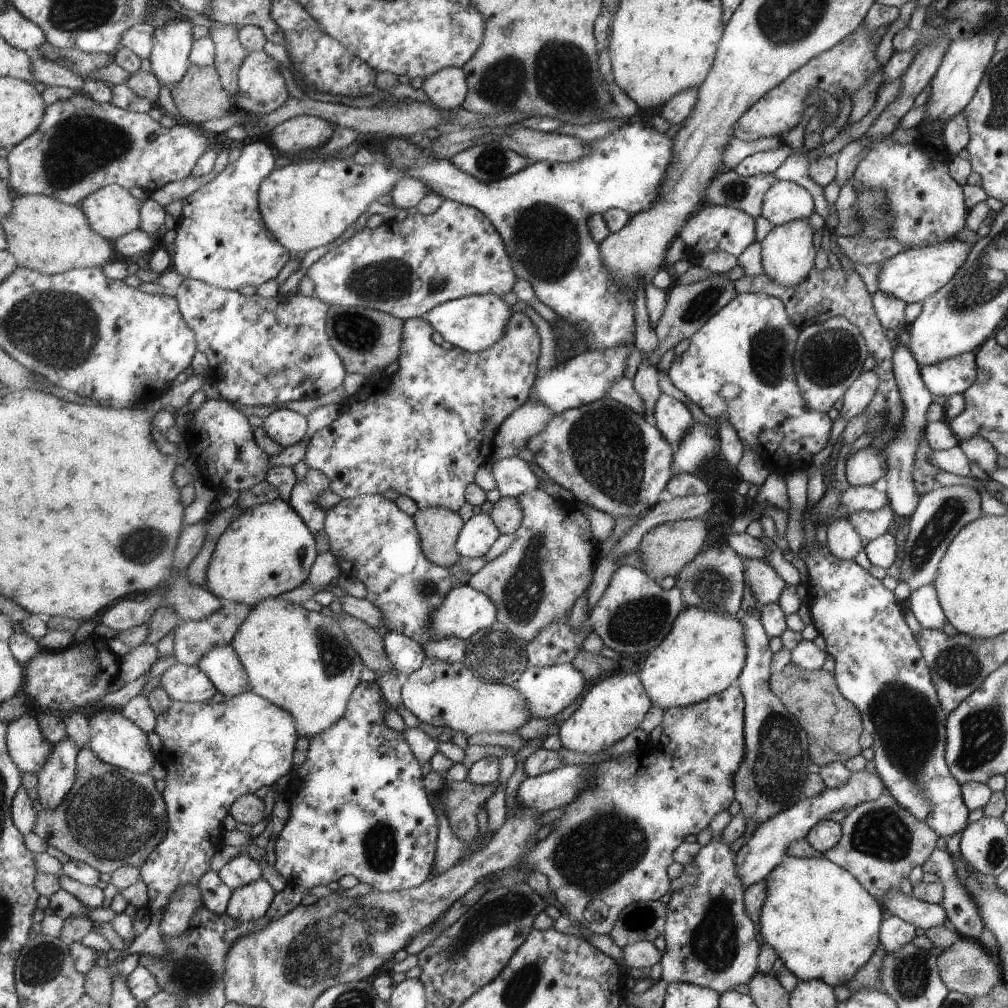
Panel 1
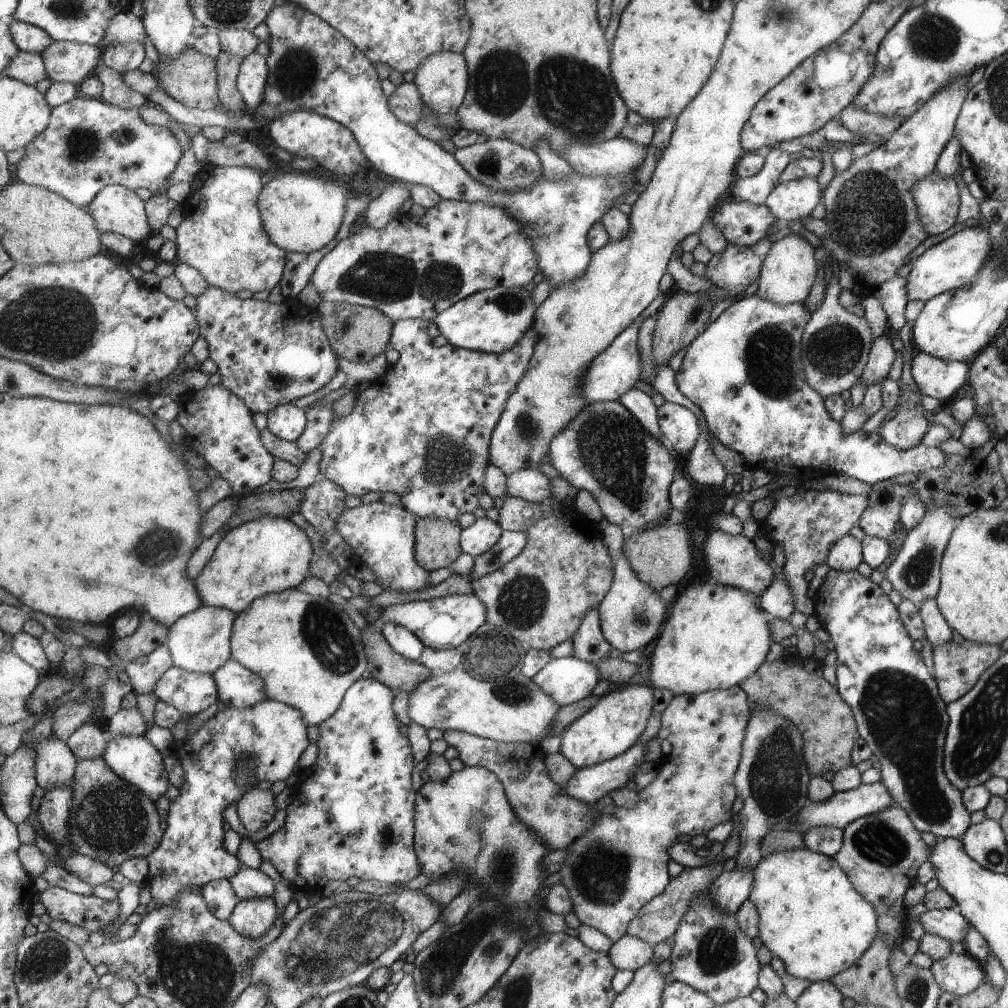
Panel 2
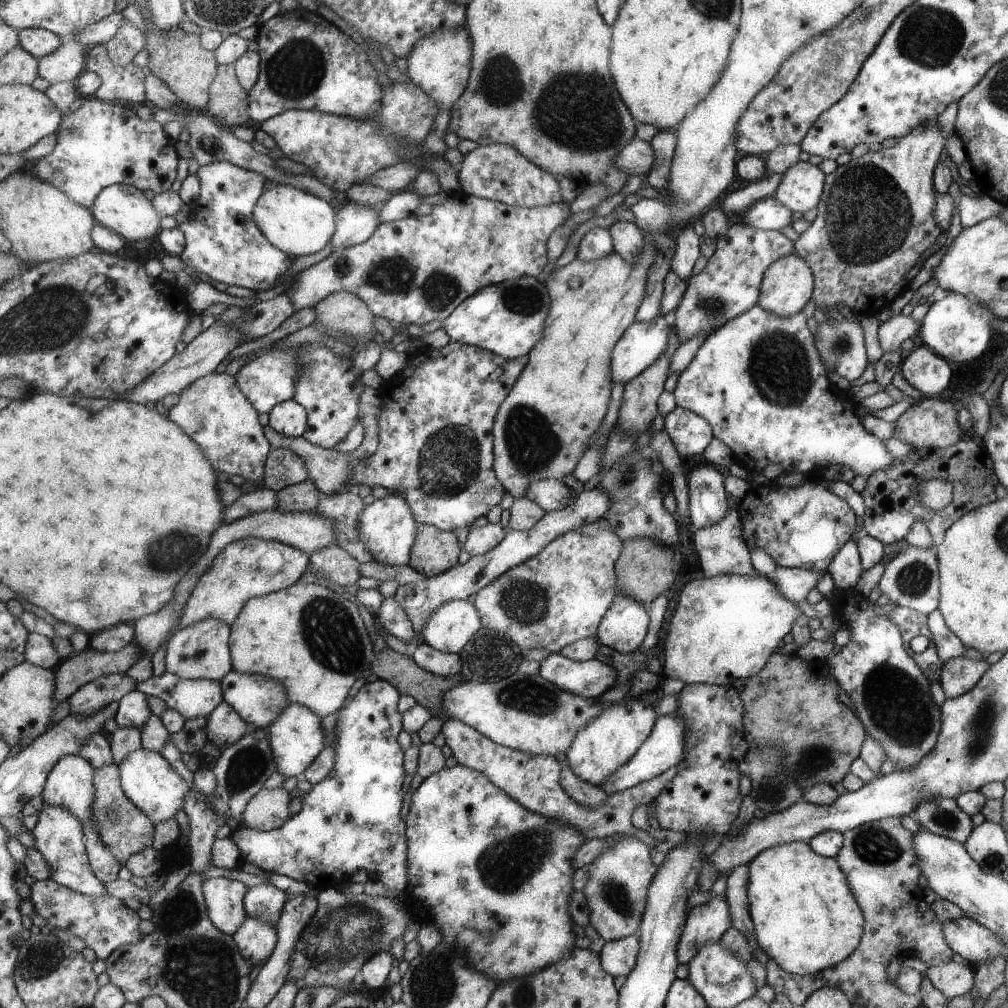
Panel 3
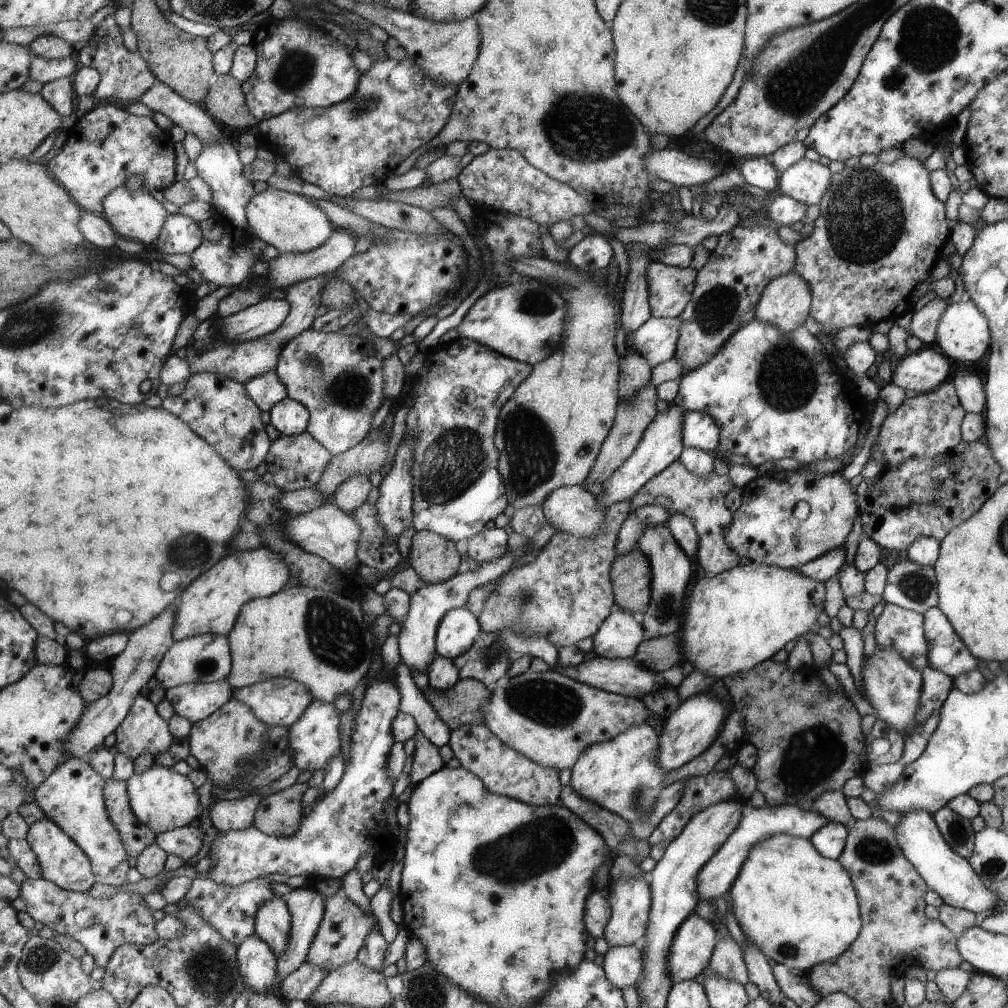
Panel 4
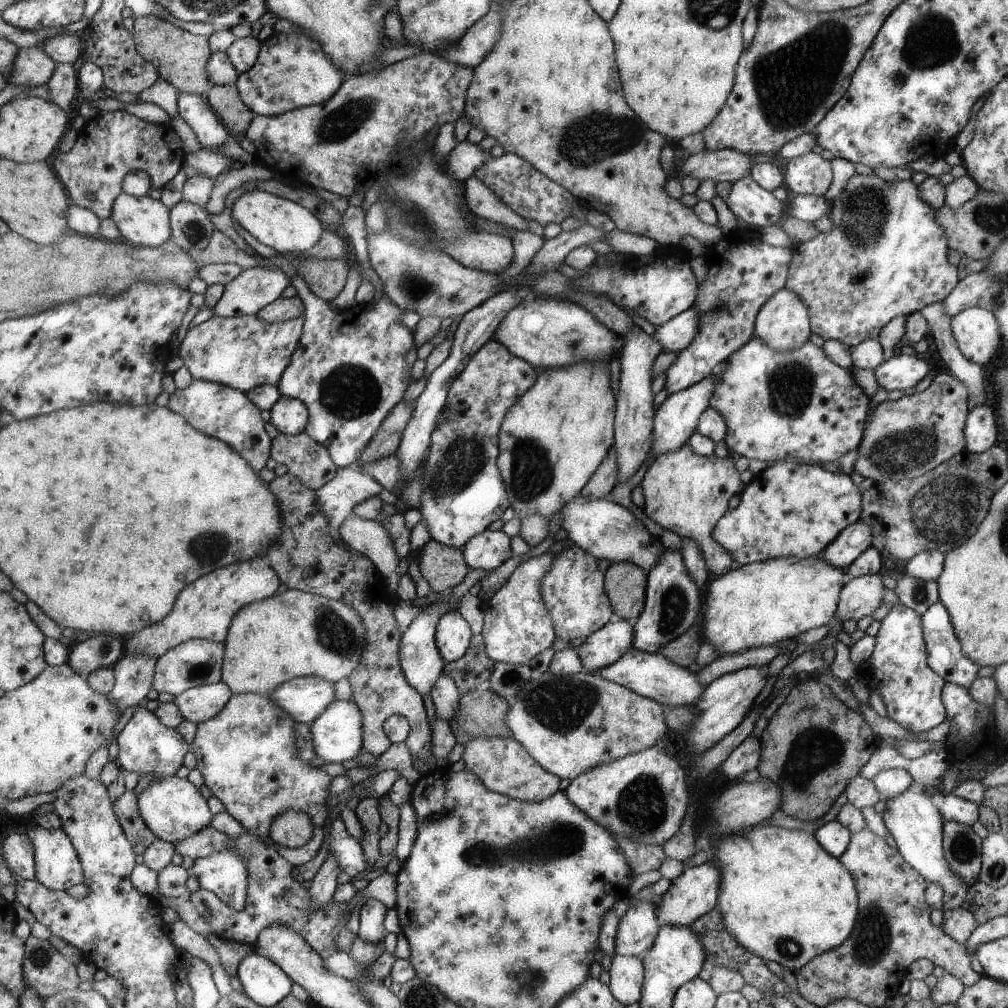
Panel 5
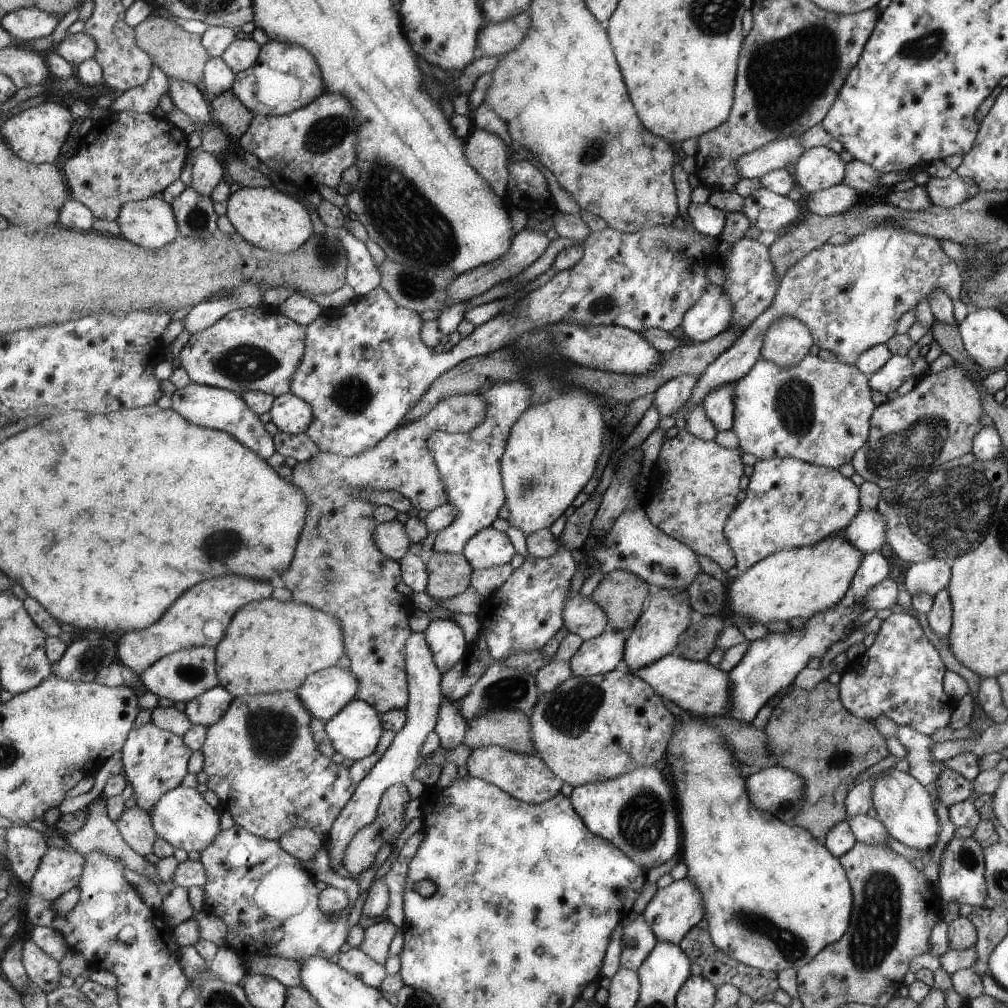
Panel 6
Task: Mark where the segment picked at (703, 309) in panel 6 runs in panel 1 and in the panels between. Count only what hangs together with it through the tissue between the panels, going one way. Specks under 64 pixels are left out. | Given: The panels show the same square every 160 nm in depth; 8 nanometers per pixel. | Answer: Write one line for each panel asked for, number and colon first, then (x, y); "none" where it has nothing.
1: (583, 379)
2: (615, 370)
3: (642, 342)
4: (655, 340)
5: (675, 335)

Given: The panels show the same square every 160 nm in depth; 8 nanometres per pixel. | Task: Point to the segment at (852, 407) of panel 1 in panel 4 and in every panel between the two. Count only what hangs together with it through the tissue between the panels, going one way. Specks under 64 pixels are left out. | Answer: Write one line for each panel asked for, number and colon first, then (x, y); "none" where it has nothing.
2: (880, 356)
3: (893, 331)
4: (923, 323)

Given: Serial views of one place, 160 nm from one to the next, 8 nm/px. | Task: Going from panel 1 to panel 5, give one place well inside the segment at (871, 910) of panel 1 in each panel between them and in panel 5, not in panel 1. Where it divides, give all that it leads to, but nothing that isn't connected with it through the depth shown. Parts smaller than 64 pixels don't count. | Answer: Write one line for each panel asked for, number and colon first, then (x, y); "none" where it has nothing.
2: (810, 917)
3: (805, 917)
4: (798, 908)
5: (783, 898)

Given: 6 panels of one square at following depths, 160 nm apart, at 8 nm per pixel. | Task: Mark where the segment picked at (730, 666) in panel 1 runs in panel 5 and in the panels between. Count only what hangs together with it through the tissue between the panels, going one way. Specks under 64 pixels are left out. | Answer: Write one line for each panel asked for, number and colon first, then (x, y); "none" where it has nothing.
2: (713, 636)
3: (725, 627)
4: (734, 620)
5: (762, 603)

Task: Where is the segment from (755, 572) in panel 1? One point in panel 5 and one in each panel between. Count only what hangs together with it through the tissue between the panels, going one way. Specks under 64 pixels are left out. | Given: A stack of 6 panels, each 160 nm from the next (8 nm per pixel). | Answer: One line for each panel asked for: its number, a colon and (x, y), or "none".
2: (732, 560)
3: (720, 547)
4: (677, 490)
5: (686, 493)

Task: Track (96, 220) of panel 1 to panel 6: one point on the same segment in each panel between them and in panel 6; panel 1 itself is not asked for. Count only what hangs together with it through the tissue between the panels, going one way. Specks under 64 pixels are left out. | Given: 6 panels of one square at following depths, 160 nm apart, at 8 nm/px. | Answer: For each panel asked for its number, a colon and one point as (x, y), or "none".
2: (117, 209)
3: (125, 209)
4: (136, 215)
5: (144, 221)
6: (151, 223)

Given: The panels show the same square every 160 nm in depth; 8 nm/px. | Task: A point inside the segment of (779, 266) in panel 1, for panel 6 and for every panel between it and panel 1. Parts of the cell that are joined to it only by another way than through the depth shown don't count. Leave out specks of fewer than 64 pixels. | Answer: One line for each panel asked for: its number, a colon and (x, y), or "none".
2: (786, 273)
3: (786, 285)
4: (784, 302)
5: (782, 323)
6: (786, 342)

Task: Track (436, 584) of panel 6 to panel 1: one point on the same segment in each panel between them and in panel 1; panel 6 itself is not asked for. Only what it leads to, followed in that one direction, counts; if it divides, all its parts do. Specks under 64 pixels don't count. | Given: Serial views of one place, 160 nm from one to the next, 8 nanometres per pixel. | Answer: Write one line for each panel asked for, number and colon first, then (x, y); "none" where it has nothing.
1: (439, 527)
2: (439, 540)
3: (435, 551)
4: (435, 558)
5: (443, 567)

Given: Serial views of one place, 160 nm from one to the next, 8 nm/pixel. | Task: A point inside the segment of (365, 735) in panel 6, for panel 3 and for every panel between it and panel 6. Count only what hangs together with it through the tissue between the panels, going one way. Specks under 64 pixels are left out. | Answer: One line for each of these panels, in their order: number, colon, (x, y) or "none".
3: (298, 737)
4: (315, 738)
5: (338, 734)

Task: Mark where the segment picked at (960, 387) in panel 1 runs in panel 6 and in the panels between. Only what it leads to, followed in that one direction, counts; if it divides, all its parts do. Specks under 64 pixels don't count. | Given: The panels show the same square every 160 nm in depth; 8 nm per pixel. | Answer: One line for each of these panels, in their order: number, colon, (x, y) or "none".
2: (940, 379)
3: (923, 369)
4: (922, 370)
5: (899, 372)
6: (897, 369)

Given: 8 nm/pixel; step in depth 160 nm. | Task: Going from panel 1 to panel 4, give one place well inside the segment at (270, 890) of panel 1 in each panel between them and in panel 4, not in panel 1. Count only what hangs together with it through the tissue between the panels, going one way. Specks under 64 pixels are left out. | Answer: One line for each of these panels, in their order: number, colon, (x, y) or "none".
2: (253, 918)
3: (257, 939)
4: (258, 962)

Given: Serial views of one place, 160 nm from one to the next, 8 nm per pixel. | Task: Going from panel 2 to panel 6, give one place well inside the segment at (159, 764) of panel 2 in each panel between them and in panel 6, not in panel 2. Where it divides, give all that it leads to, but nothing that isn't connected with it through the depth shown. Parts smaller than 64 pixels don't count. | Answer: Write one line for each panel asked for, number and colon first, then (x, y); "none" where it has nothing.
3: (149, 779)
4: (165, 800)
5: (174, 808)
6: (183, 816)

